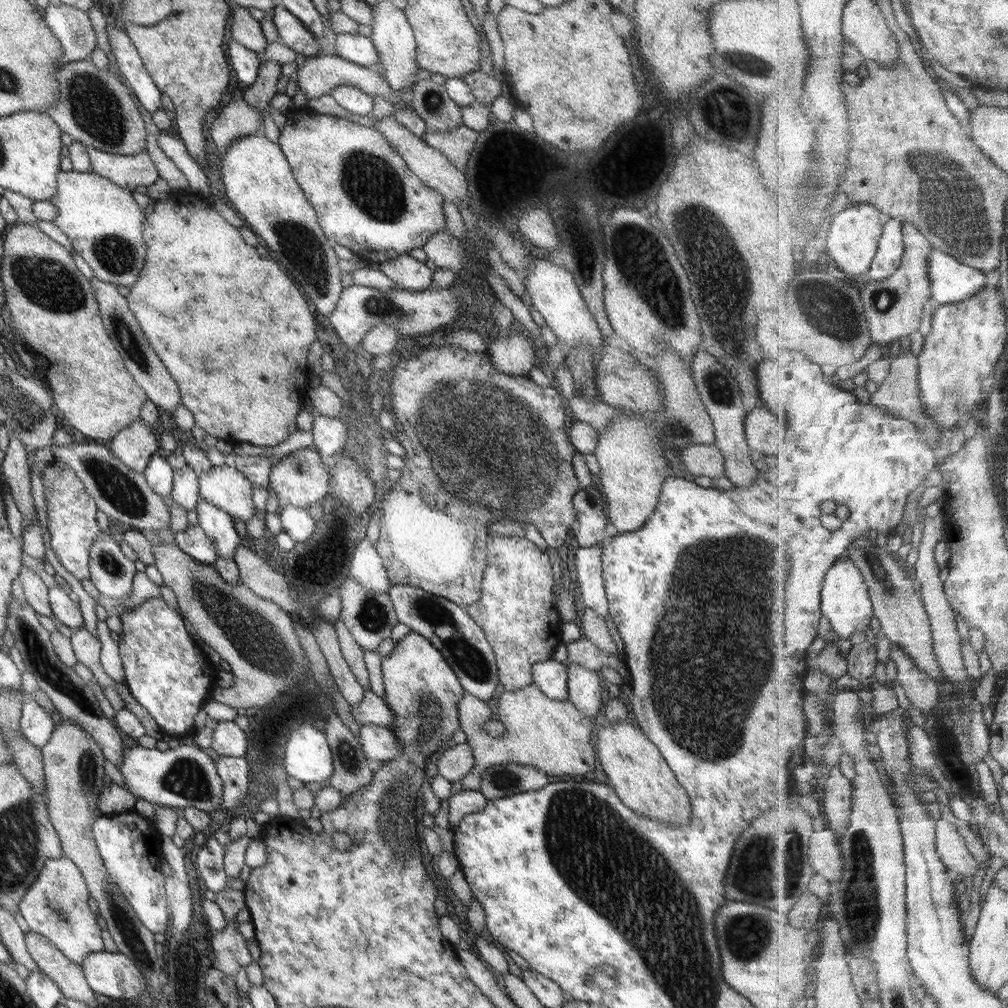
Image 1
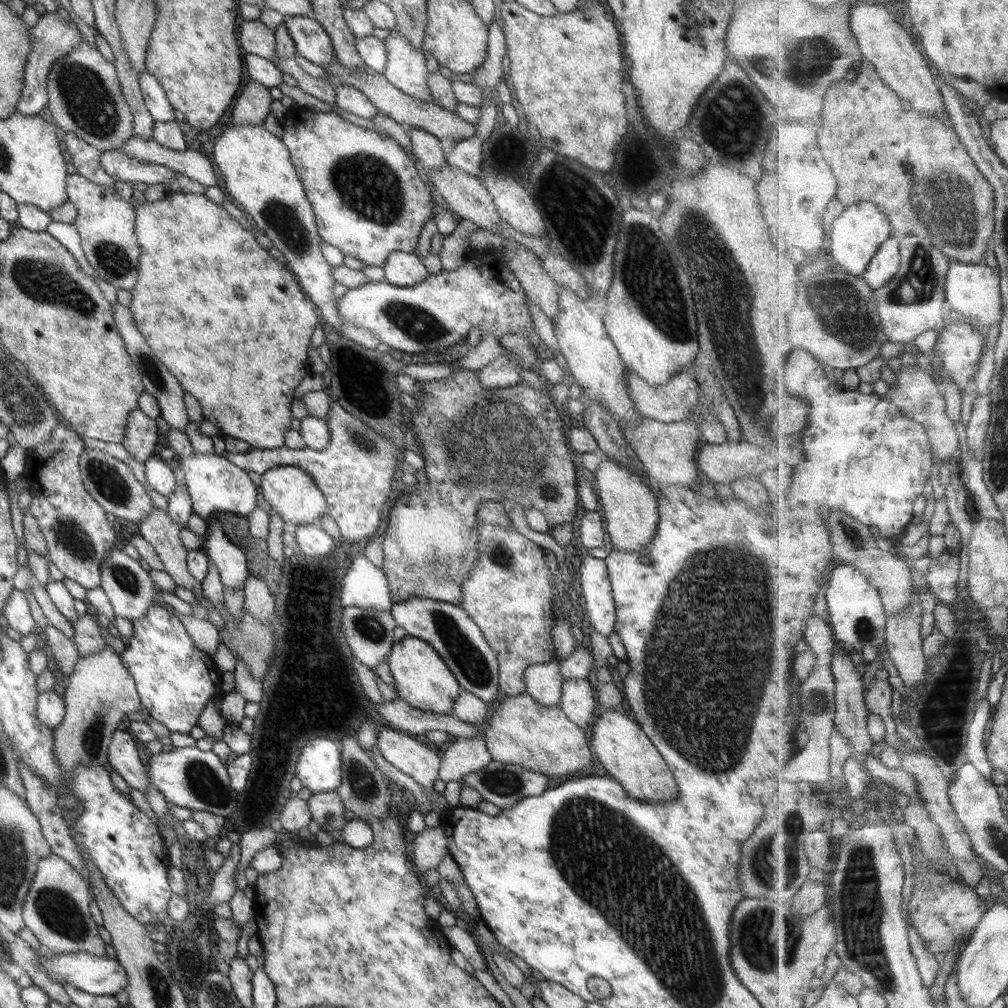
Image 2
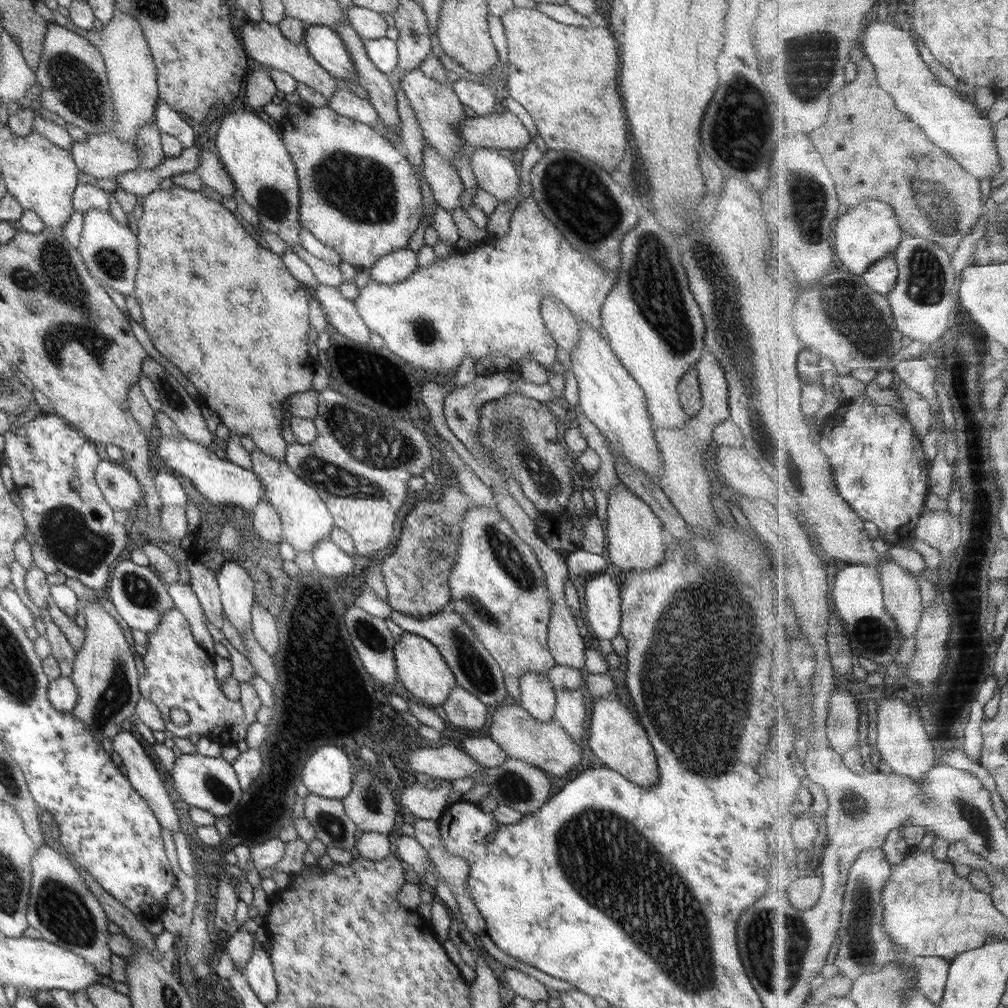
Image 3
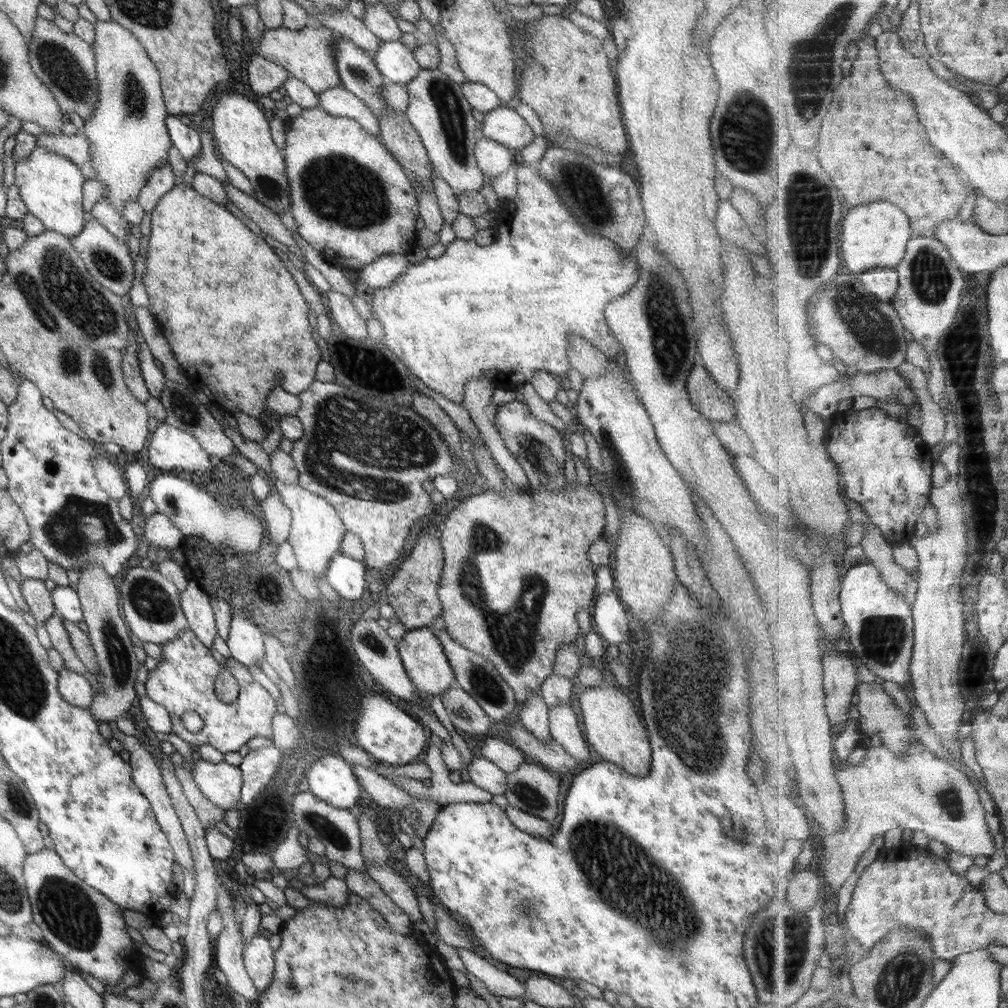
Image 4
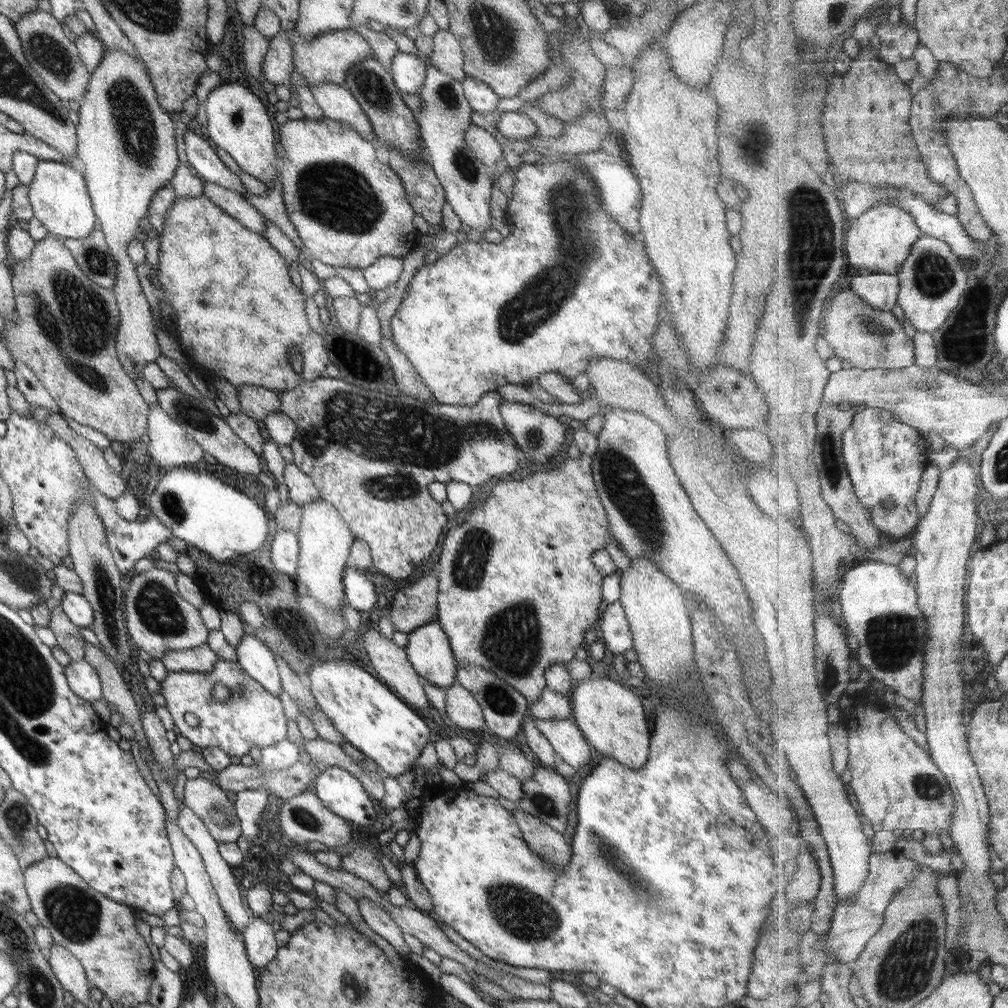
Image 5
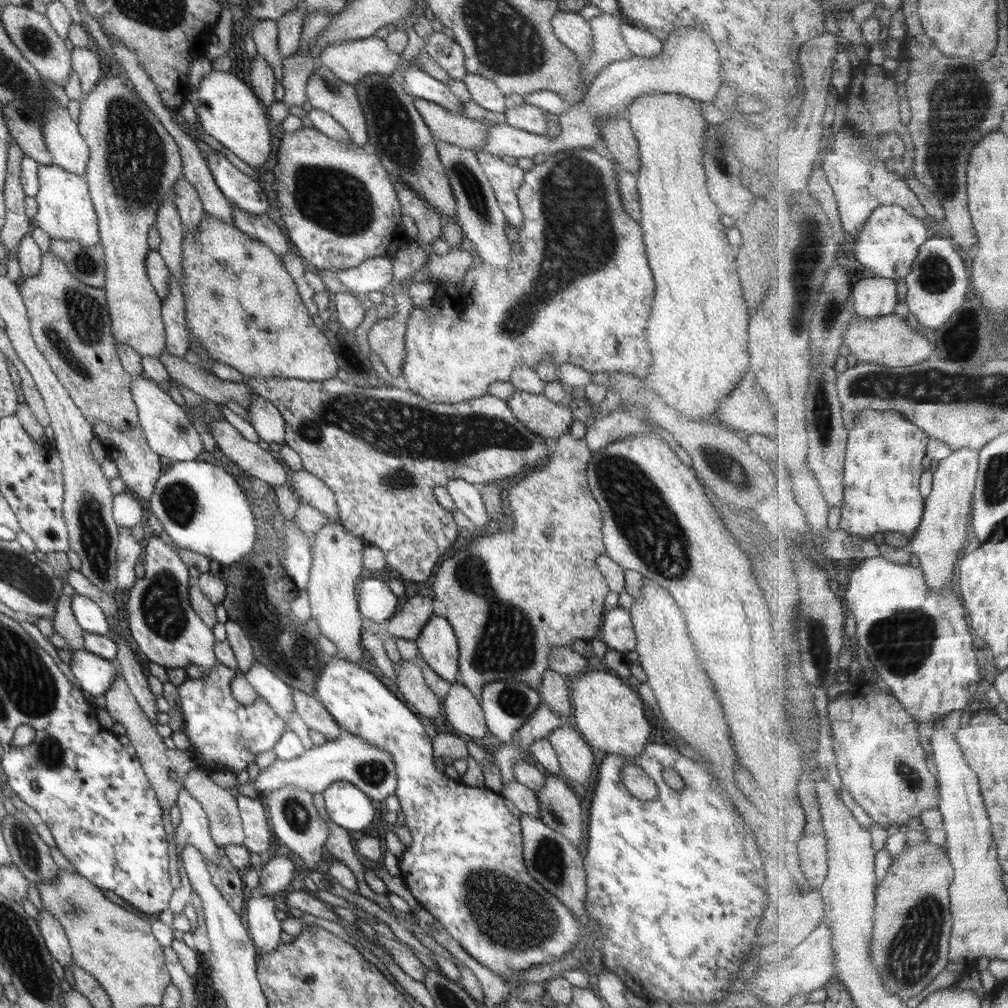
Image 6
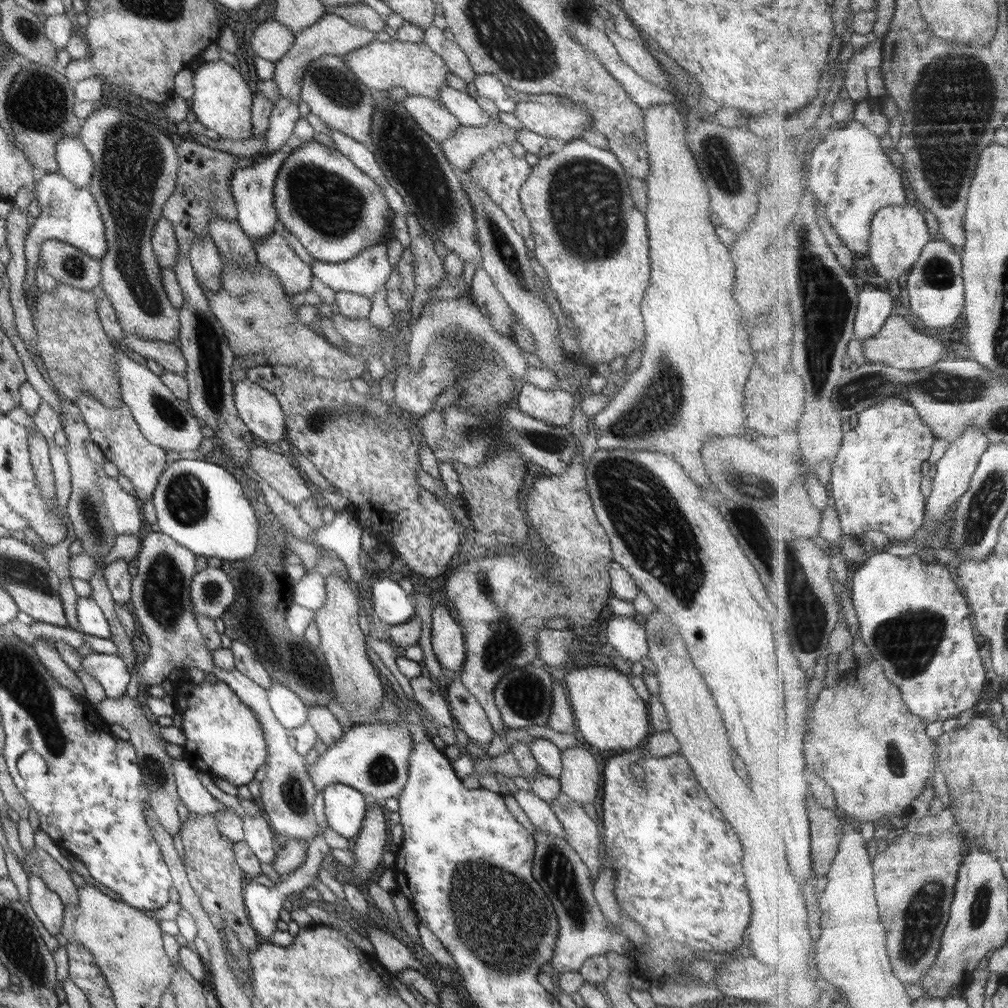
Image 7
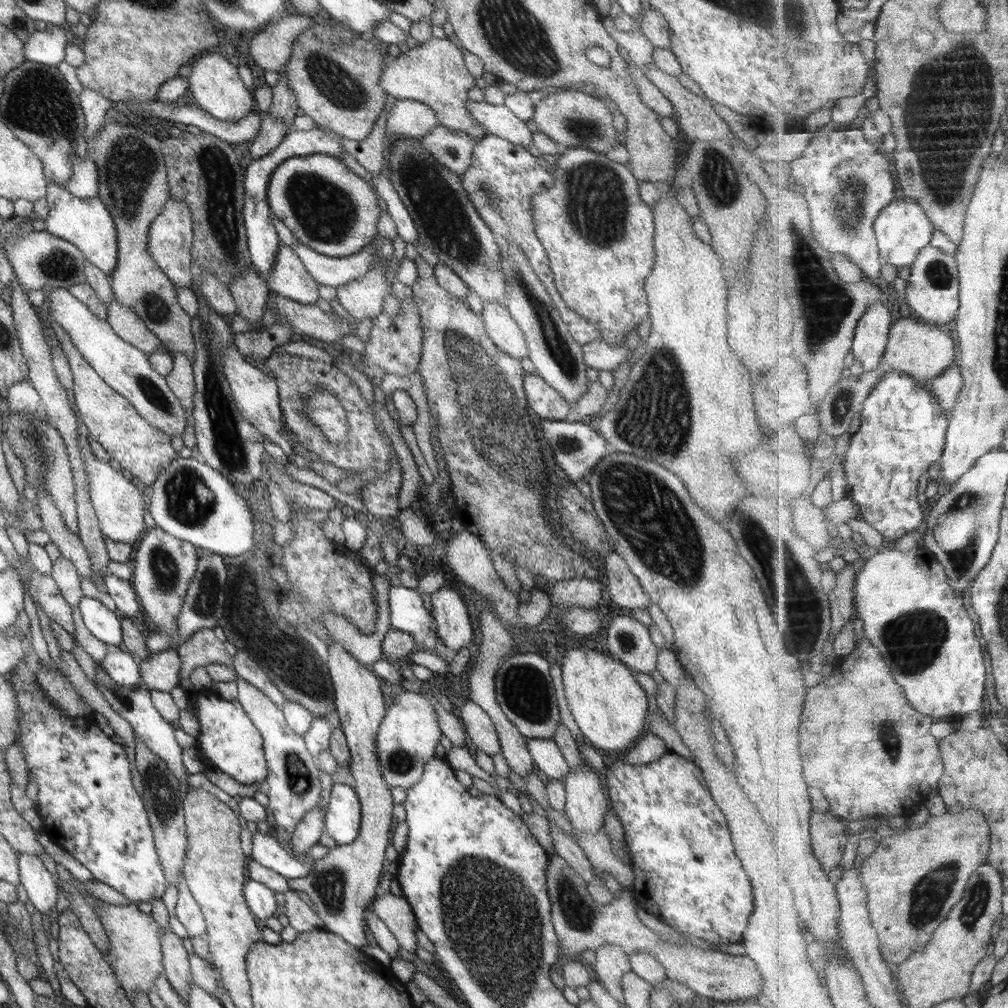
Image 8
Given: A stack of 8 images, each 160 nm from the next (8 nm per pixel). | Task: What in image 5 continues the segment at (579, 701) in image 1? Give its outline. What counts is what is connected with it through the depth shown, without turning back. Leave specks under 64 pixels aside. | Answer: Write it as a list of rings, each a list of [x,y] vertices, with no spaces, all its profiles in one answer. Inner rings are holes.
[[[531,717],[539,732],[549,741],[557,757],[561,757],[571,768],[581,768],[589,762],[589,744],[577,725],[569,719],[535,719]]]

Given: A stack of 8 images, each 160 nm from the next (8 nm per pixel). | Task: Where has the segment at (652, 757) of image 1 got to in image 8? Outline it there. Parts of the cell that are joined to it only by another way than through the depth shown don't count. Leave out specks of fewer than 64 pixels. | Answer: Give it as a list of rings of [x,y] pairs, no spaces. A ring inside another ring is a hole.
[[[570,647],[562,659],[560,671],[568,709],[580,733],[586,738],[585,743],[595,749],[623,750],[623,748],[630,748],[639,740],[648,720],[647,699],[629,668],[607,653],[582,647],[573,650],[573,647]]]

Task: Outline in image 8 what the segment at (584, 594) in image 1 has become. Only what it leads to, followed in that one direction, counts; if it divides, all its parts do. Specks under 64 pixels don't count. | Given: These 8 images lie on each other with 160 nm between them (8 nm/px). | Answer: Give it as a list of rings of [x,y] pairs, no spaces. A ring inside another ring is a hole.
[[[616,612],[605,632],[607,654],[629,670],[650,676],[655,668],[658,649],[652,643],[648,628],[626,613]]]

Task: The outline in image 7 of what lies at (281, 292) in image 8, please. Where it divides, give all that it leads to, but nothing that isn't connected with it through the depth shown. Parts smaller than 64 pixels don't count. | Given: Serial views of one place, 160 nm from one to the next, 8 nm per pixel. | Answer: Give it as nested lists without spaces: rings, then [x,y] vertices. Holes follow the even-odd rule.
[[[280,228],[260,238],[252,247],[256,262],[277,275],[286,295],[304,294],[310,290],[310,269],[293,253],[281,236]]]

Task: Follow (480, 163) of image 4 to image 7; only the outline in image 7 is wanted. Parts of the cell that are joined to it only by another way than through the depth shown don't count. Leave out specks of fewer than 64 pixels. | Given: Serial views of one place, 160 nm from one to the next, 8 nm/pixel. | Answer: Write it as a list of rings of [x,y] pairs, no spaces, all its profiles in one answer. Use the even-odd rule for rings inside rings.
[[[407,95],[401,104],[413,120],[438,144],[451,138],[461,125],[447,108],[432,98]]]

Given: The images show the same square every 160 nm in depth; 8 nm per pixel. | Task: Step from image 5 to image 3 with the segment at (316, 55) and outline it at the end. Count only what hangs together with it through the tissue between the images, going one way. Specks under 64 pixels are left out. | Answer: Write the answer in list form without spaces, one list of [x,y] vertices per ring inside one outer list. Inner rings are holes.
[[[262,20],[253,22],[253,24],[247,22],[247,24],[243,26],[243,30],[241,30],[241,42],[243,42],[242,49],[245,50],[245,54],[249,55],[251,60],[254,60],[262,66],[289,74],[296,82],[300,82],[312,88],[314,91],[319,92],[321,96],[326,98],[327,102],[337,90],[336,80],[317,65],[315,60],[311,58],[311,55],[307,53],[303,42],[297,44],[289,43],[289,41],[281,35],[281,32],[277,29],[277,25],[268,24]]]

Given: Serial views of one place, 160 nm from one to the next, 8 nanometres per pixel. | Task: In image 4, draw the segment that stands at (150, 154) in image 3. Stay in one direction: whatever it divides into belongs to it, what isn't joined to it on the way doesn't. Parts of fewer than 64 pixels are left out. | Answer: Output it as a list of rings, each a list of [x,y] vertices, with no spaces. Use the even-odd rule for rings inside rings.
[[[161,163],[147,173],[143,186],[136,194],[136,202],[141,206],[143,212],[150,213],[157,199],[175,184],[170,164]]]

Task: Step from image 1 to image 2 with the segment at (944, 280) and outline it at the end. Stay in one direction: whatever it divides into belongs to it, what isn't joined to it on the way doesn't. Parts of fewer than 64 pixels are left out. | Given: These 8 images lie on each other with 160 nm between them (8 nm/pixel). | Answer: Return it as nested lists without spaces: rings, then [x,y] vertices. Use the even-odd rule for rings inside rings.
[[[950,260],[947,273],[945,295],[947,295],[948,309],[954,315],[973,319],[983,329],[1001,324],[1003,316],[1003,291],[1001,291],[1001,276],[999,270],[991,270],[985,263],[969,264]]]

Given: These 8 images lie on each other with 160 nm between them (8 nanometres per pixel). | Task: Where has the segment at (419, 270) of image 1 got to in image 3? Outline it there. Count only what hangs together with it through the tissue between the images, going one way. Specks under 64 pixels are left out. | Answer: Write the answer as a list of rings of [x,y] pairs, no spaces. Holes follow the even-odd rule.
[[[407,248],[397,249],[380,256],[380,259],[369,268],[370,281],[385,285],[402,282],[418,268],[415,253]]]

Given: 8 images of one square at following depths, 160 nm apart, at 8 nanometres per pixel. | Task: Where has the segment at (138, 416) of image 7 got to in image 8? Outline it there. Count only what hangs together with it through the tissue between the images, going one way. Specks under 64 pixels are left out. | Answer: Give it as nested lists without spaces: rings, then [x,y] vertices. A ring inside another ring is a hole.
[[[52,288],[51,294],[48,294],[48,314],[51,319],[55,320],[61,328],[69,335],[70,341],[77,348],[79,354],[85,359],[85,362],[97,373],[97,376],[104,380],[104,383],[112,388],[117,394],[120,394],[135,409],[135,412],[147,422],[149,426],[156,428],[159,432],[167,435],[183,437],[183,428],[187,426],[187,418],[185,418],[184,408],[177,400],[177,397],[170,391],[166,385],[164,377],[157,374],[140,350],[134,346],[123,342],[106,323],[105,320],[97,319],[87,309],[87,307],[75,299],[66,289]]]

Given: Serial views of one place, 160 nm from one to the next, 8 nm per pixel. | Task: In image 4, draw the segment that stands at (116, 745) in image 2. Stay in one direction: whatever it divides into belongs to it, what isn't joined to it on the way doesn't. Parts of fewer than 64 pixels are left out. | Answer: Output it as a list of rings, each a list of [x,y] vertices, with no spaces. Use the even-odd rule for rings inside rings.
[[[114,720],[107,724],[111,730],[112,737],[115,738],[115,740],[121,744],[122,749],[126,750],[127,754],[129,754],[128,763],[131,767],[131,782],[133,782],[133,784],[140,790],[140,793],[148,800],[155,820],[157,821],[161,832],[165,835],[169,846],[171,846],[174,862],[181,868],[189,870],[194,880],[194,870],[192,867],[190,850],[180,822],[178,821],[178,816],[170,803],[170,798],[163,783],[163,778],[161,778],[161,772],[159,772],[159,768],[157,768],[158,764],[133,735],[125,735],[123,732],[119,731]]]

